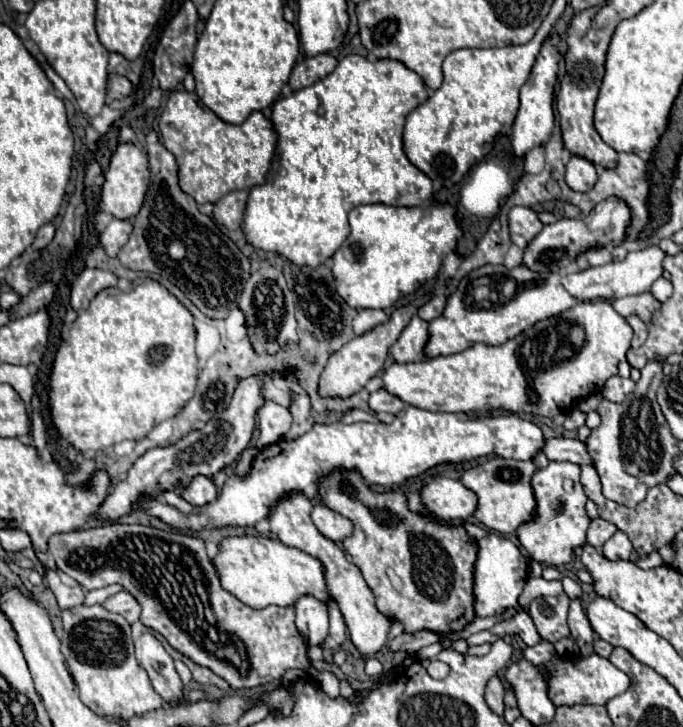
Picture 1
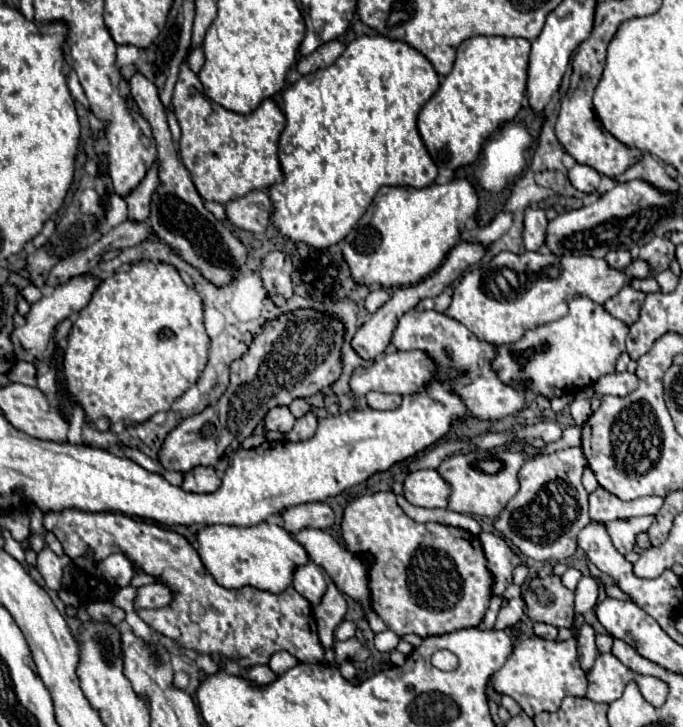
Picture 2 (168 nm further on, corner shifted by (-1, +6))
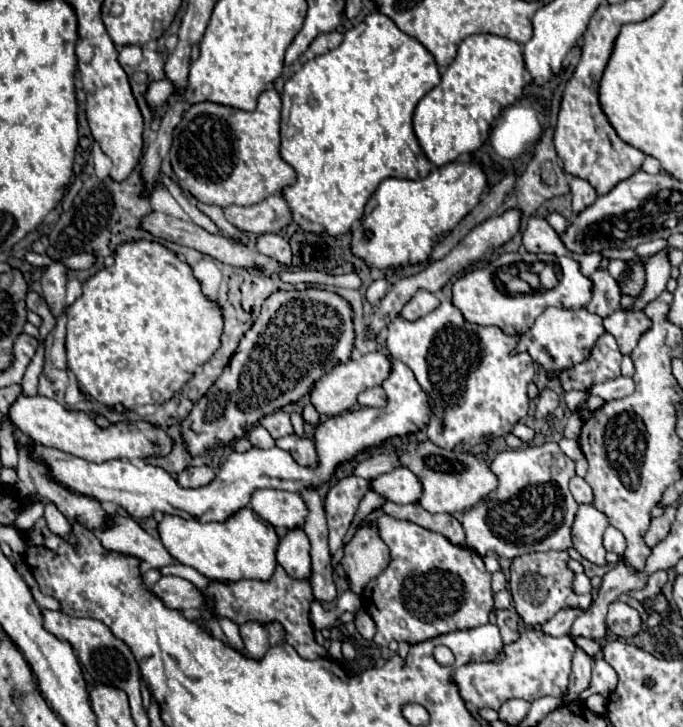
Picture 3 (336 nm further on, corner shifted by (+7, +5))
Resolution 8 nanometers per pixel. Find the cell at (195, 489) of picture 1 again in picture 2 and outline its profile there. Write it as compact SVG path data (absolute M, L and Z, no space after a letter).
M196 466L188 474L184 474L182 488L186 492L196 492L196 494L212 494L220 488L220 478L216 476L214 468L210 466Z

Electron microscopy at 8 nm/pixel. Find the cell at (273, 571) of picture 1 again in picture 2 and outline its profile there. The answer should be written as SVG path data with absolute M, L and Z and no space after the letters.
M262 522L250 528L238 526L208 526L198 534L198 554L214 580L228 588L240 590L252 586L272 594L284 592L294 578L296 568L308 564L306 550L292 540L292 534L274 522Z

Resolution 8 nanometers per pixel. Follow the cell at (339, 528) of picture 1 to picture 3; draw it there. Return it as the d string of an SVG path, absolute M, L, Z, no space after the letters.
M256 489L250 499L252 509L260 519L272 527L302 527L308 507L298 493L288 493L280 489Z

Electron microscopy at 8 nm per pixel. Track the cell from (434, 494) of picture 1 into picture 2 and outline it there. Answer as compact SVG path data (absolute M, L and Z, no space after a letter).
M416 470L404 480L406 500L424 508L448 508L450 484L438 474L438 470Z

